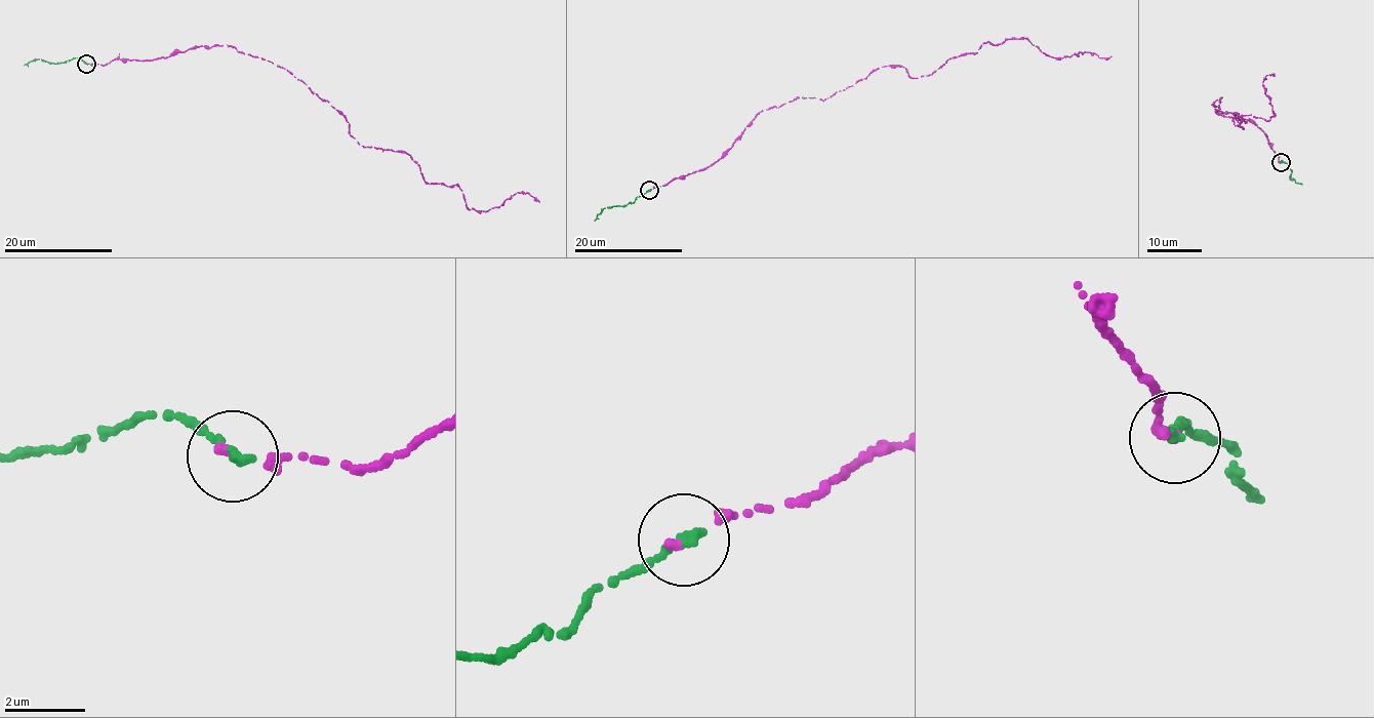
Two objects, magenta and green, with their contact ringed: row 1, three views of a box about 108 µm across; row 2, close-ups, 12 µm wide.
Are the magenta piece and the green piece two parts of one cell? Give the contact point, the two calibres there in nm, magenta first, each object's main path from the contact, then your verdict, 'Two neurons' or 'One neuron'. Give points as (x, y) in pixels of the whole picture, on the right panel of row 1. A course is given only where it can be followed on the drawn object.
Place: (1281, 162). Thickness 200 nm (magenta) against 240 nm. Course of magenta: (1281, 162), (1266, 134), (1212, 105), (1222, 96), (1215, 112), (1244, 128), (1242, 115), (1269, 120), (1273, 75). Course of green: (1281, 162), (1288, 164), (1291, 172), (1289, 177), (1301, 184). One neuron

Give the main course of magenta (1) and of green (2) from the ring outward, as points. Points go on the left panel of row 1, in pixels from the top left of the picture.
1: (86, 63), (227, 44), (302, 81), (366, 148), (457, 185), (468, 209), (539, 201)
2: (86, 63), (77, 57), (56, 64), (39, 60), (24, 65)

